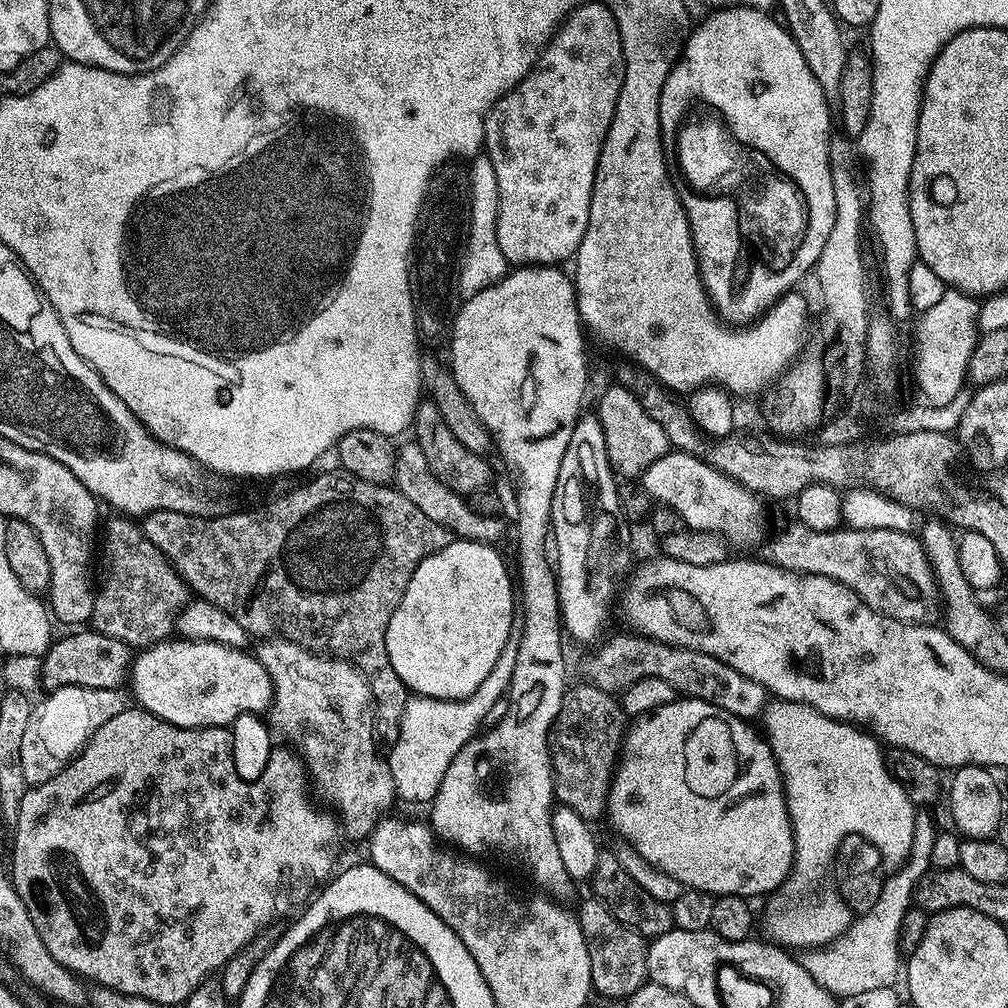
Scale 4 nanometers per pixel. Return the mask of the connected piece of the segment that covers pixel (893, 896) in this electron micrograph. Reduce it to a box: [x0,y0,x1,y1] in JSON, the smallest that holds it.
[798,810,936,998]

